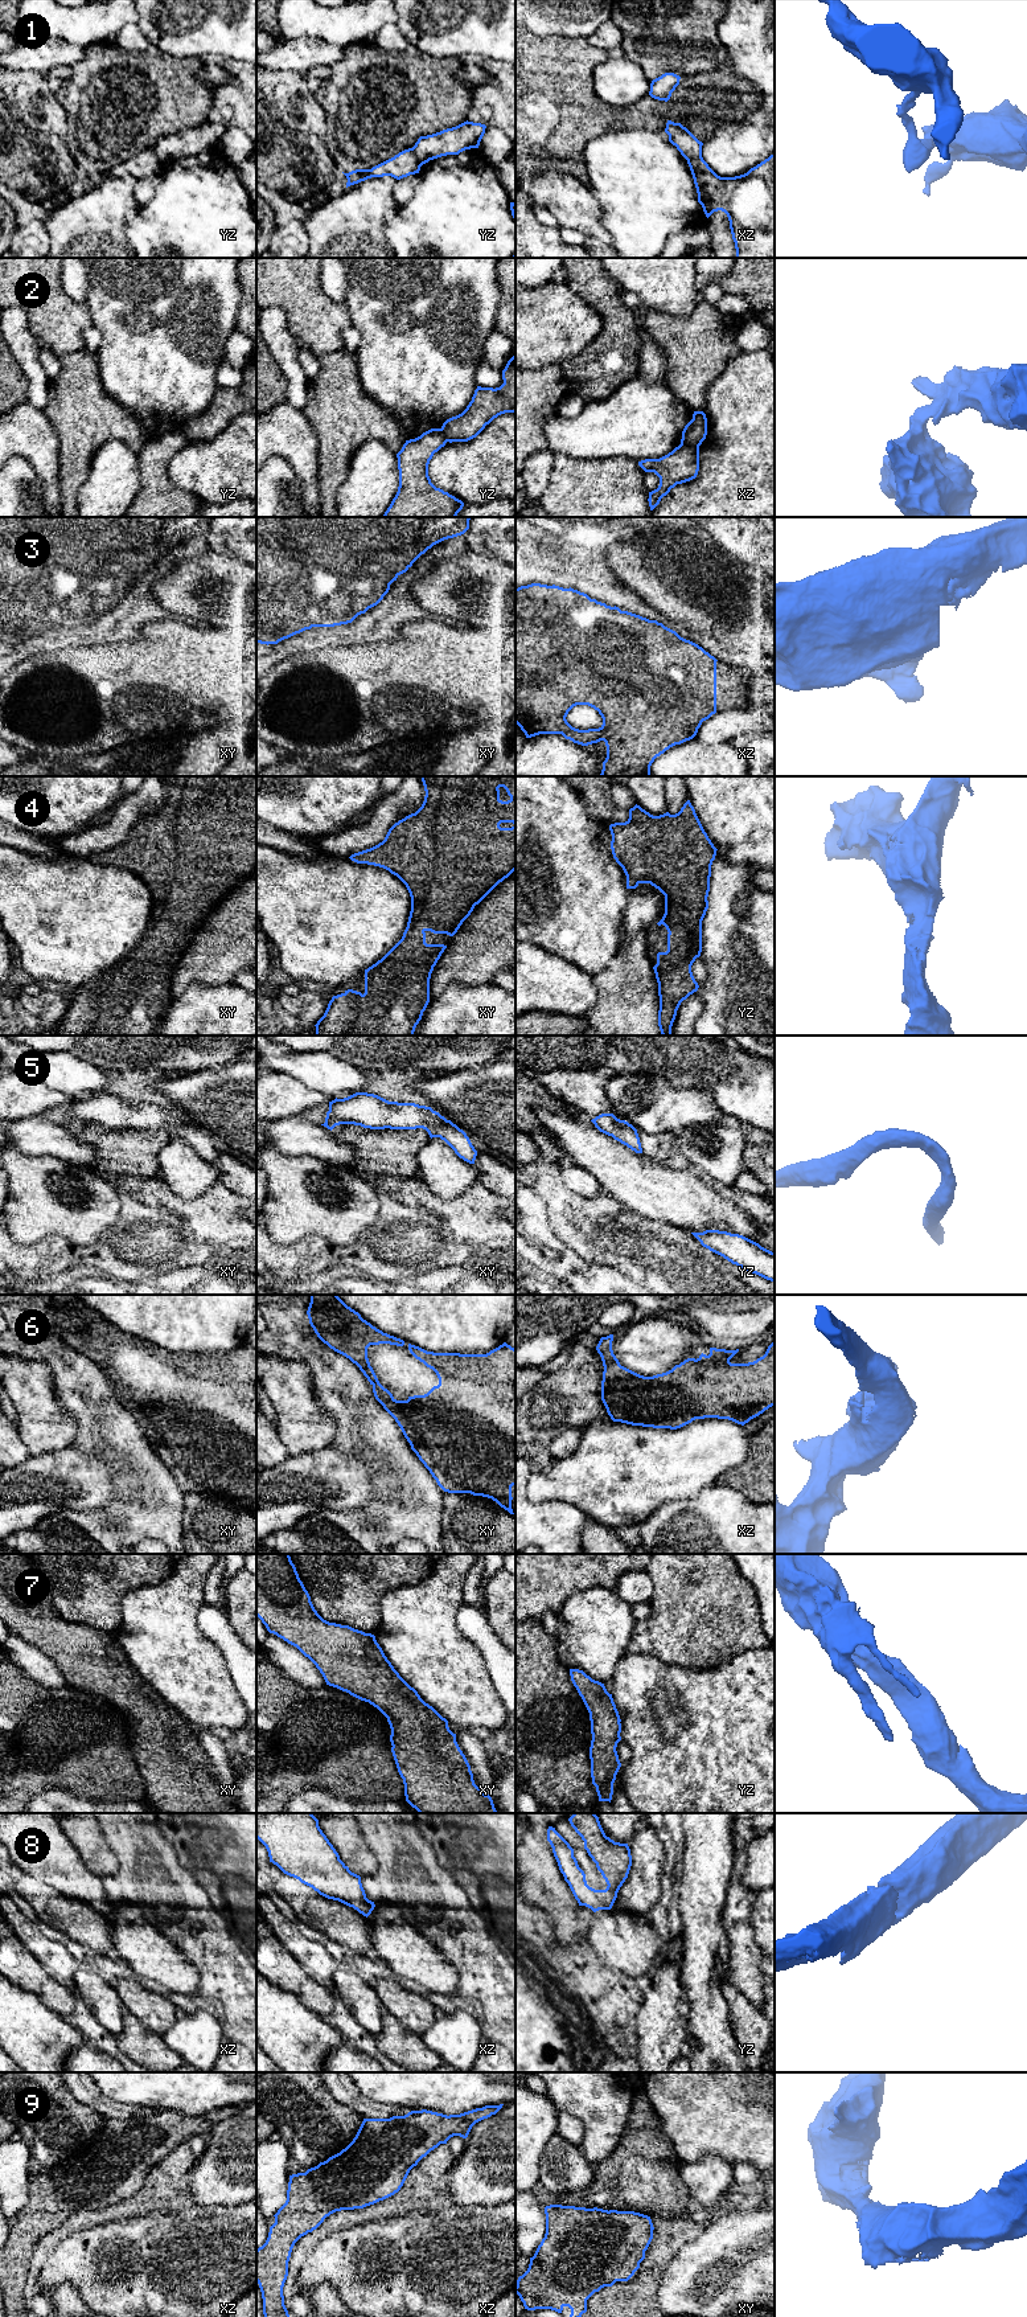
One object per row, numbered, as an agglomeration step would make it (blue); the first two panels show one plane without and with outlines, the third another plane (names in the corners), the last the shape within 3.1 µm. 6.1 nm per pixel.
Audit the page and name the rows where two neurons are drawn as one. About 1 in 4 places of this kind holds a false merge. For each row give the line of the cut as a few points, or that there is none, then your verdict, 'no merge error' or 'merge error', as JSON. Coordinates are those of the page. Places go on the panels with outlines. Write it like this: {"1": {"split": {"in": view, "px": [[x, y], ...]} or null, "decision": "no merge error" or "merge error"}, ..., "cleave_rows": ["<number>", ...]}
{"1": {"split": {"in": "yz", "px": [[410, 148], [420, 165]]}, "decision": "merge error"}, "2": {"split": {"in": "xz", "px": [[681, 442], [698, 446]]}, "decision": "merge error"}, "3": {"split": null, "decision": "no merge error"}, "4": {"split": null, "decision": "no merge error"}, "5": {"split": null, "decision": "no merge error"}, "6": {"split": null, "decision": "no merge error"}, "7": {"split": null, "decision": "no merge error"}, "8": {"split": null, "decision": "no merge error"}, "9": {"split": null, "decision": "no merge error"}, "cleave_rows": ["1", "2"]}

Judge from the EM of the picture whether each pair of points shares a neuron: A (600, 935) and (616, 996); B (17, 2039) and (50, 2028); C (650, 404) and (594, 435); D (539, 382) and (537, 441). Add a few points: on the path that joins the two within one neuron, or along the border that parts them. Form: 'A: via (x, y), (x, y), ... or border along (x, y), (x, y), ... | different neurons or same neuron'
A: border along (619, 950), (615, 958), (594, 976) | different neurons
B: via (25, 2035), (42, 2035) | same neuron
C: via (636, 418), (628, 423), (608, 427) | same neuron
D: via (537, 397), (537, 426) | same neuron

